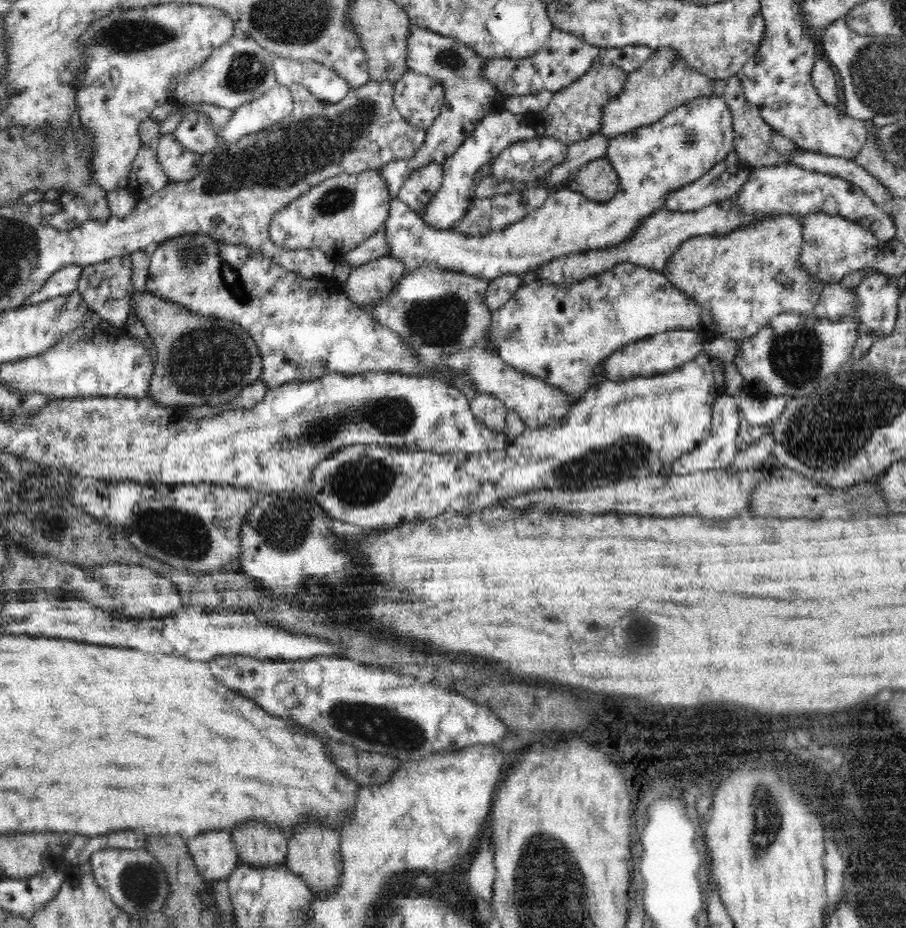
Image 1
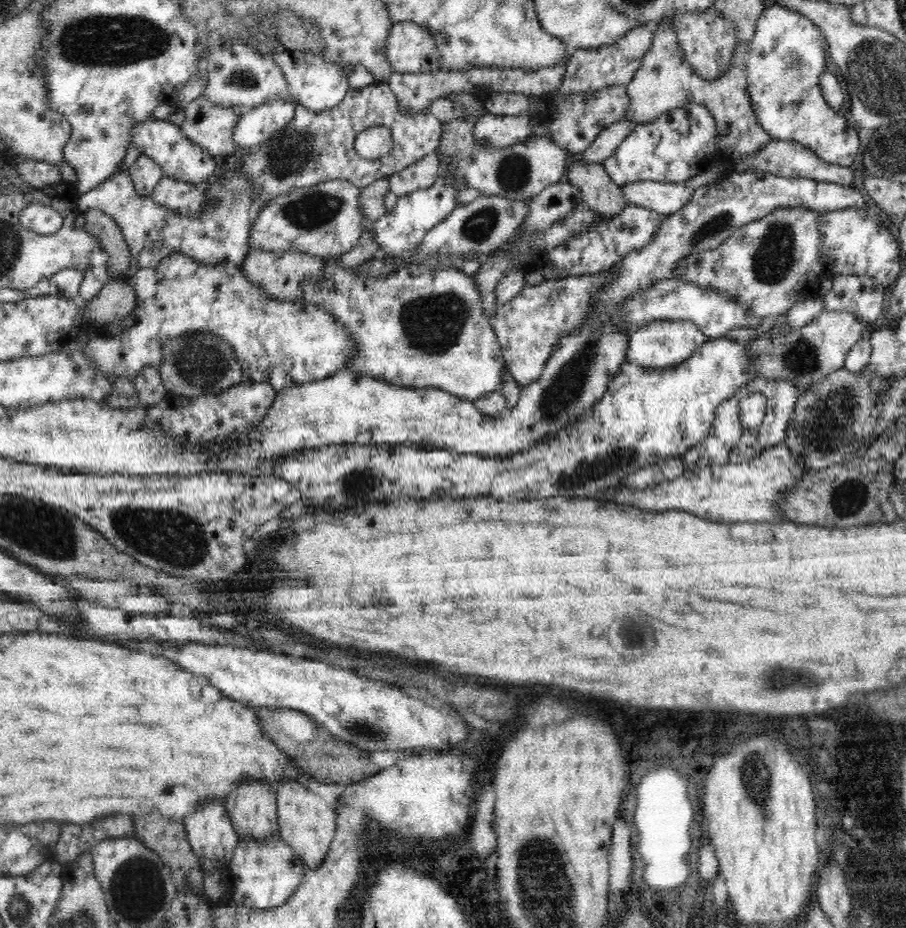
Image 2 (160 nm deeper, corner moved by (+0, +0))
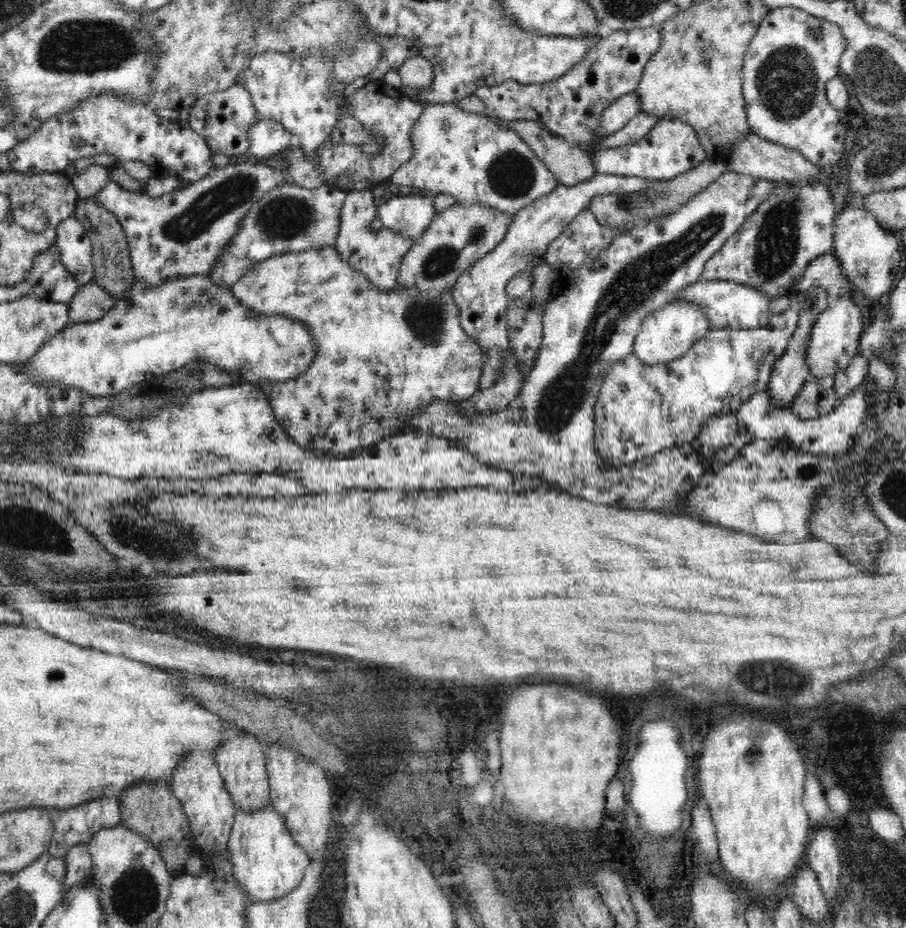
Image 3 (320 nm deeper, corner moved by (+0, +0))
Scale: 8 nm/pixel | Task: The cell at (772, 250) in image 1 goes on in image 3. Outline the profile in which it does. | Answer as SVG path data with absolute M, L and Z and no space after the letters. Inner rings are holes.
M815 179L811 182L806 181L805 183L774 182L771 195L758 205L758 208L754 211L754 214L752 214L752 216L748 216L748 218L744 220L744 223L741 224L741 227L737 230L737 232L732 236L729 236L728 240L722 245L722 248L716 252L716 254L712 256L710 260L708 260L706 266L704 267L704 272L700 278L704 281L732 280L742 284L749 284L758 289L758 291L766 293L766 295L770 297L770 300L792 292L797 294L796 290L791 288L793 282L804 272L804 269L808 266L808 264L810 264L810 261L813 258L816 258L816 255L831 252L831 248L834 244L834 220L836 220L836 204L834 204L834 200L832 199L832 195L830 195L830 191L828 191L827 185L822 184L822 182L817 182Z

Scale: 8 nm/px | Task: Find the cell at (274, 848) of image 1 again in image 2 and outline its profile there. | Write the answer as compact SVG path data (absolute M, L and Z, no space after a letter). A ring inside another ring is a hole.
M262 780L232 784L226 810L239 839L280 837L276 793Z

